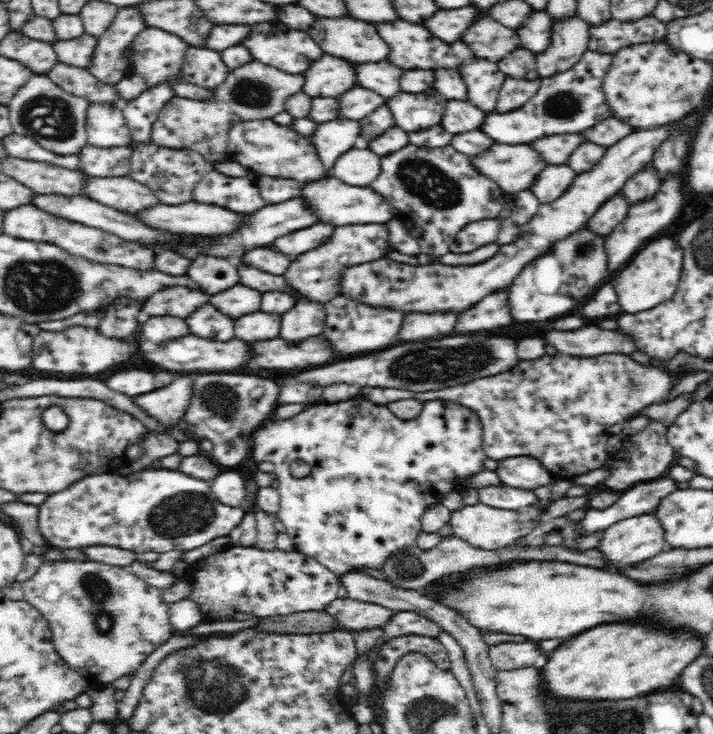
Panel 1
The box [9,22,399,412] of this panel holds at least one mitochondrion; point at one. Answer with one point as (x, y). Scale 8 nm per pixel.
(51, 117)

